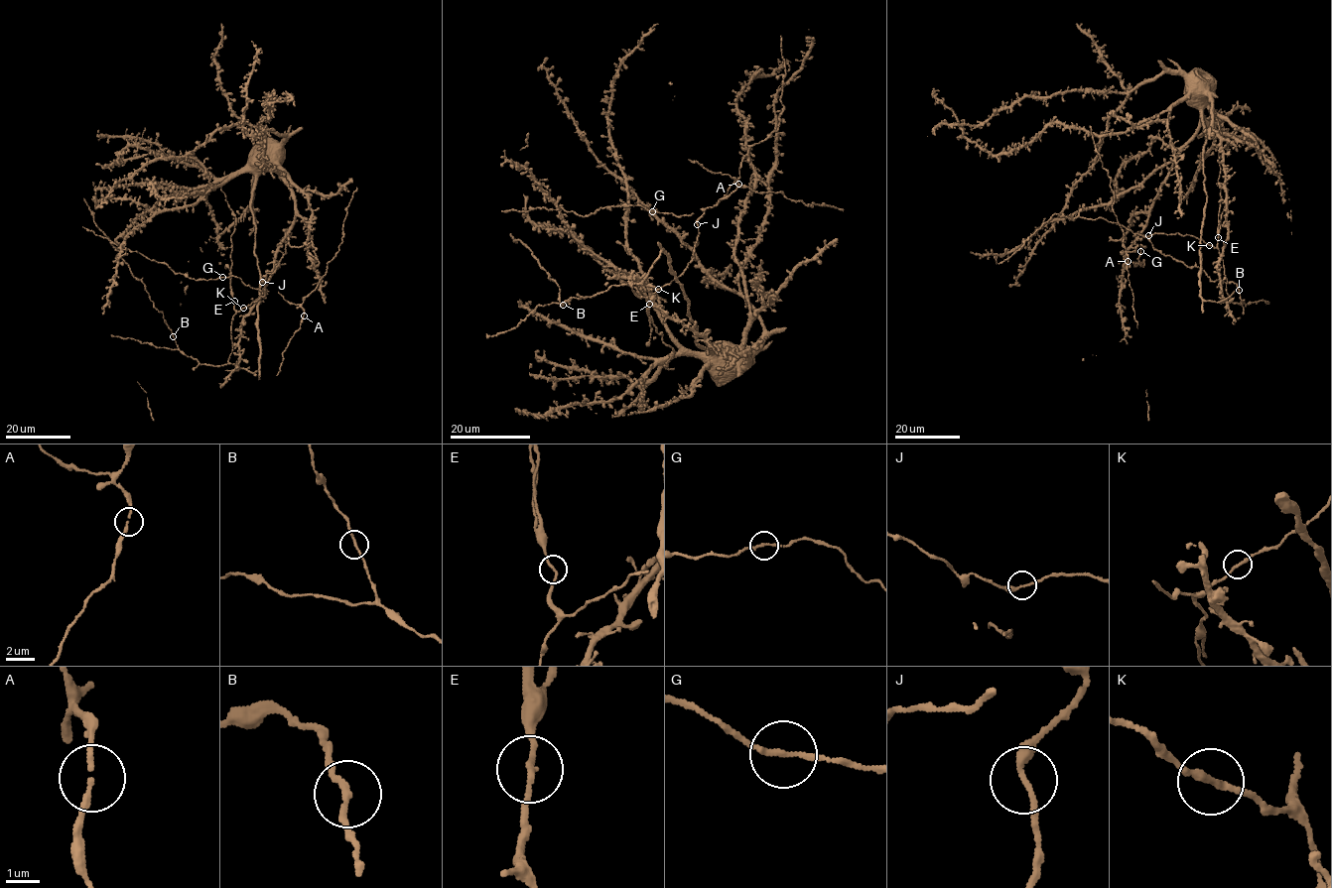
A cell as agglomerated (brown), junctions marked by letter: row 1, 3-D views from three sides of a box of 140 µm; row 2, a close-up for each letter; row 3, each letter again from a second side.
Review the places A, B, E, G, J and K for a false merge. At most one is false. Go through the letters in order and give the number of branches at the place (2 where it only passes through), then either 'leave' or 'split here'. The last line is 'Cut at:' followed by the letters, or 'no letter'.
A: 2 branches meet; leave
B: 2 branches meet; leave
E: 2 branches meet; leave
G: 2 branches meet; leave
J: 2 branches meet; leave
K: 2 branches meet; leave
Cut at: no letter

